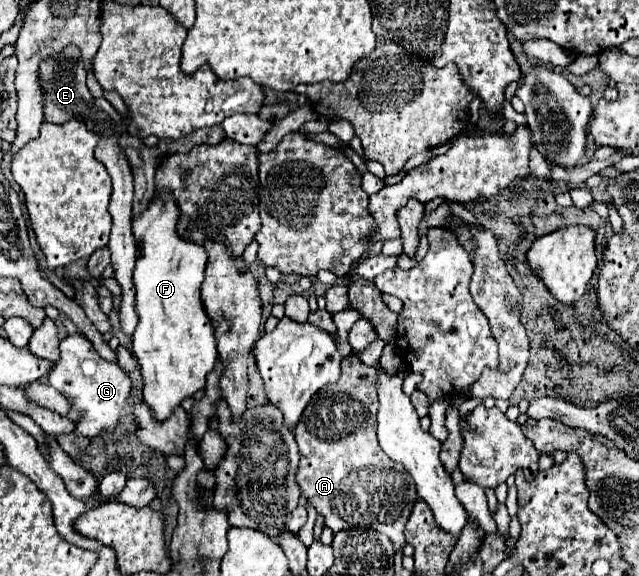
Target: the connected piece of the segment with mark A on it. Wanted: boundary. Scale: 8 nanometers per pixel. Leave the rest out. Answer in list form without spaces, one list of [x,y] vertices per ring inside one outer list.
[[[349,355],[343,359],[339,381],[315,393],[315,397],[309,401],[295,429],[295,439],[299,445],[297,483],[301,487],[303,497],[317,509],[319,515],[325,517],[325,525],[333,533],[341,529],[351,529],[351,527],[371,527],[379,533],[385,533],[391,539],[395,551],[403,551],[403,547],[407,545],[403,537],[403,529],[417,501],[415,483],[411,481],[411,475],[403,469],[403,465],[383,455],[375,435],[375,427],[377,427],[375,415],[377,415],[375,367],[365,365],[357,355]]]

